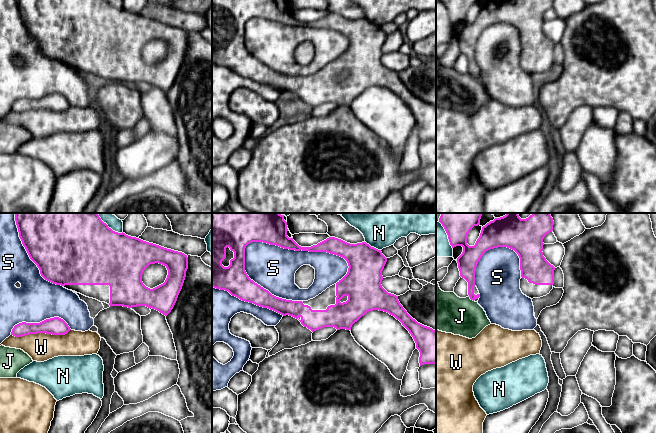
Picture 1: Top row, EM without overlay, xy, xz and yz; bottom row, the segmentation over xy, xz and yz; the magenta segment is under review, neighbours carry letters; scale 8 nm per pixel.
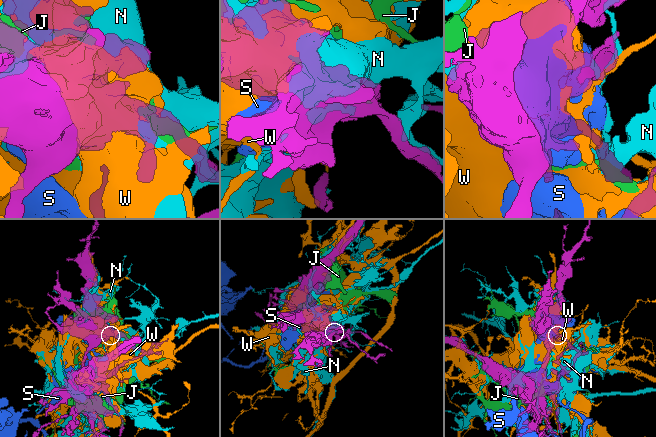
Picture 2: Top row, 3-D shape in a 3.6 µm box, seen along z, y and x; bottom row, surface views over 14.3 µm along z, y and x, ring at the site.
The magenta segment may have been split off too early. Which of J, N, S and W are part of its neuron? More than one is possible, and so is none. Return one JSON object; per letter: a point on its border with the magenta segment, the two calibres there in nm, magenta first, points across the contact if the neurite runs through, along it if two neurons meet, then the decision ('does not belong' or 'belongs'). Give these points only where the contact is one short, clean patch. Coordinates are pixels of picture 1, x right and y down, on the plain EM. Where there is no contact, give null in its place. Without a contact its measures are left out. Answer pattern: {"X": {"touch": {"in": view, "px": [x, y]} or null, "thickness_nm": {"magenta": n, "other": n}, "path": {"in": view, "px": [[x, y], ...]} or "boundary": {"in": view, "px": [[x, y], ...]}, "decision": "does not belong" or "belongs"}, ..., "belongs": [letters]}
{"J": {"touch": {"in": "yz", "px": [471, 75]}, "thickness_nm": {"magenta": 130, "other": 320}, "decision": "does not belong"}, "N": {"touch": {"in": "xy", "px": [114, 7]}, "thickness_nm": {"magenta": 500, "other": 70}, "decision": "does not belong"}, "S": {"touch": {"in": "xz", "px": [298, 26]}, "thickness_nm": {"magenta": 180, "other": 360}, "decision": "does not belong"}, "W": {"touch": {"in": "xy", "px": [40, 108]}, "thickness_nm": {"magenta": 140, "other": 220}, "decision": "does not belong"}, "belongs": []}

